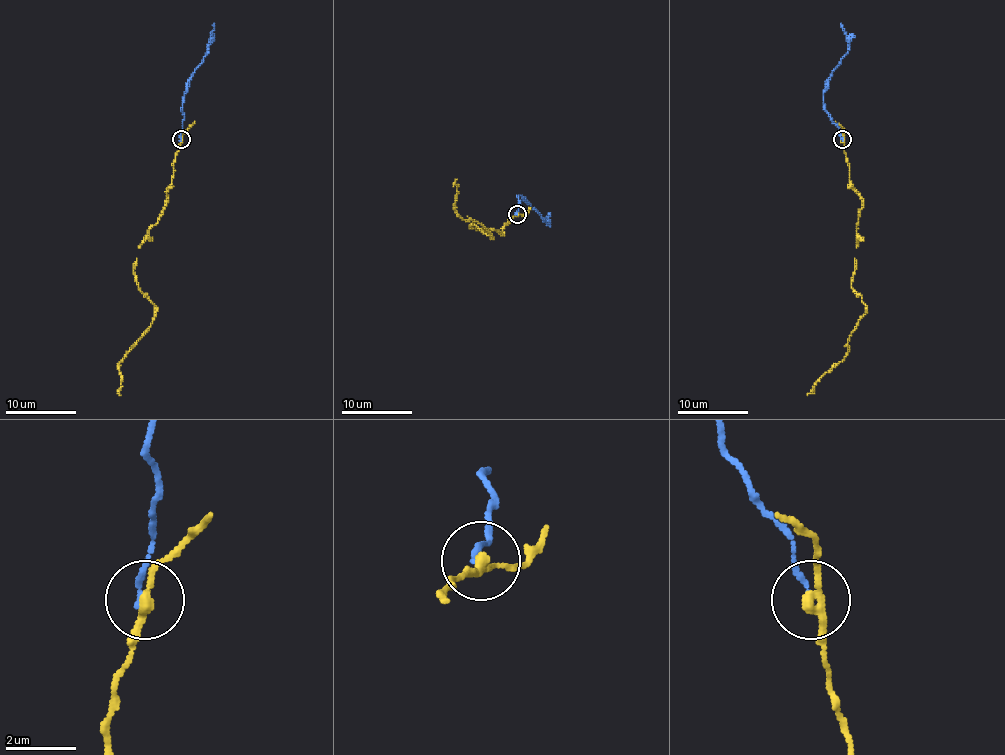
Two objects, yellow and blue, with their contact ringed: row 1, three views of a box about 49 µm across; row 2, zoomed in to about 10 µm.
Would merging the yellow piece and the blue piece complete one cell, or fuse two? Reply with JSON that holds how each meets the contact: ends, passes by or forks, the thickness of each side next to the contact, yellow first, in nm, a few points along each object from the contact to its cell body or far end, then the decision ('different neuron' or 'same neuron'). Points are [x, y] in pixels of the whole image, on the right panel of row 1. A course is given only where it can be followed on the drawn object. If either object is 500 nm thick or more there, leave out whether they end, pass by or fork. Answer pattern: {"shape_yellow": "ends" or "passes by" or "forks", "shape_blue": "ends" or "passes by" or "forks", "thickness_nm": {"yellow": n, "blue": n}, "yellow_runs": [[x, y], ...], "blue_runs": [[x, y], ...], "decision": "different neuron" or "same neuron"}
{"shape_yellow": "passes by", "shape_blue": "ends", "thickness_nm": {"yellow": 240, "blue": 150}, "yellow_runs": [[842, 139], [849, 186], [862, 204], [851, 288], [862, 297], [865, 314], [851, 334], [848, 353], [807, 395]], "blue_runs": [[842, 139], [839, 127], [825, 109], [823, 91], [827, 79], [848, 51], [848, 39], [841, 23]], "decision": "different neuron"}

